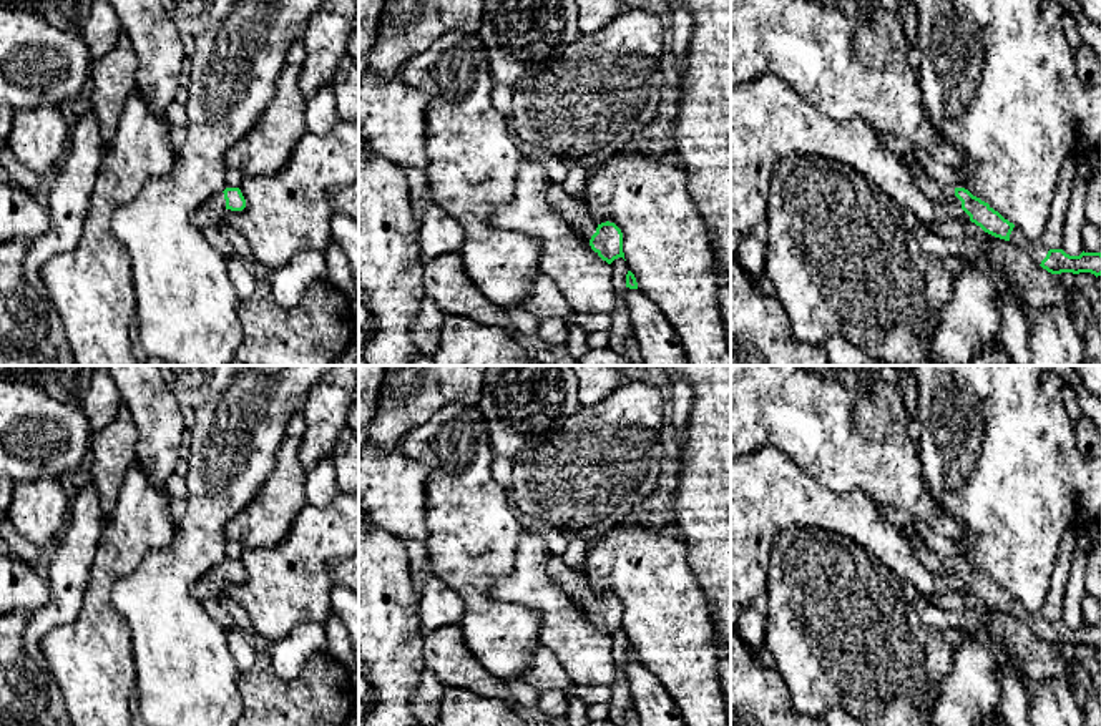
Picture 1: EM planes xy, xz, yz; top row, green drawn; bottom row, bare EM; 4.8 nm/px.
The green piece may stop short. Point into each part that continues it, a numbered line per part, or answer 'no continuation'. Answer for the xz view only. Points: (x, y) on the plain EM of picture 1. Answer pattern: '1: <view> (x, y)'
1: xz (573, 583)

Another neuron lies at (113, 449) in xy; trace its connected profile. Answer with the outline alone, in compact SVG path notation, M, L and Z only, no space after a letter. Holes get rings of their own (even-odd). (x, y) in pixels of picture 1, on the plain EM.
M125 404L101 432L93 434L90 473L105 520L113 513L125 475L136 462L136 442L135 422Z

